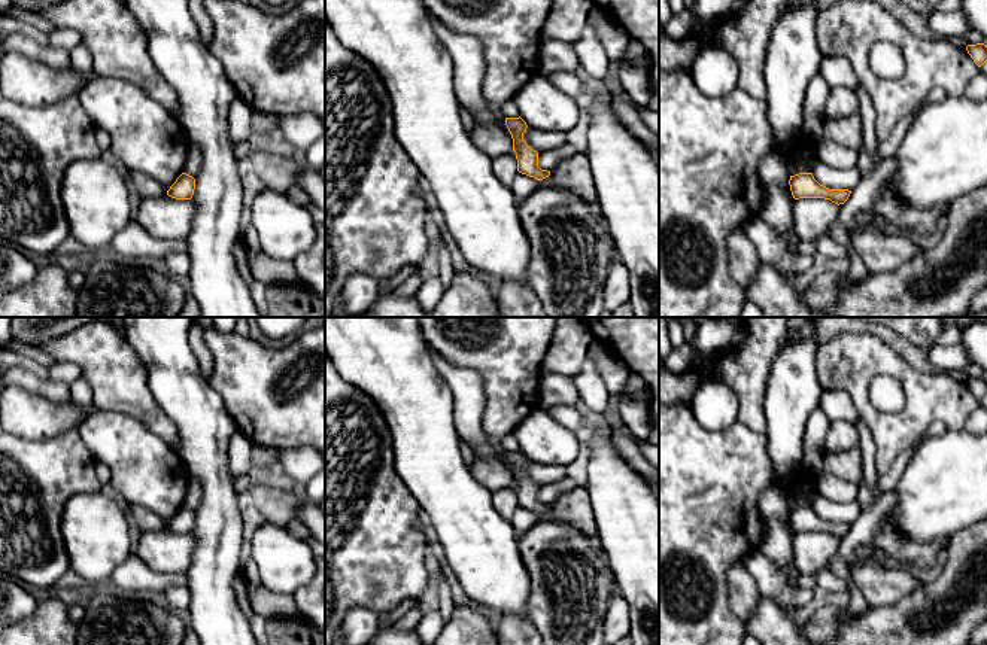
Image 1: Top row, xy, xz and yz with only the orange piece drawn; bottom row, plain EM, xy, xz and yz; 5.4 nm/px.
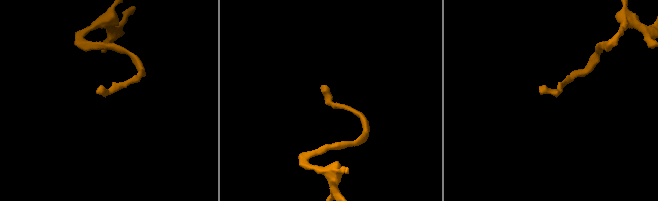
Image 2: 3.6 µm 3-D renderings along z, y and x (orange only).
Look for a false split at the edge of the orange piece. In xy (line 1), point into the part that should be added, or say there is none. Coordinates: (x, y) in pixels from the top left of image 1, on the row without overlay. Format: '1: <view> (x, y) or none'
1: none

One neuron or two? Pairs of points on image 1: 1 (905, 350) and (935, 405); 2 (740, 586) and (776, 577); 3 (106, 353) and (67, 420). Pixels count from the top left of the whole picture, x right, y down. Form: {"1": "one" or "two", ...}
{"1": "two", "2": "two", "3": "two"}

